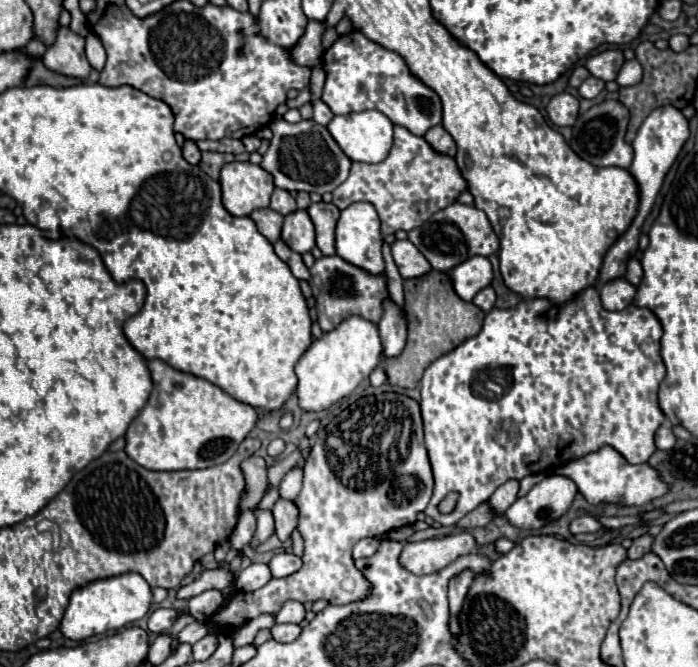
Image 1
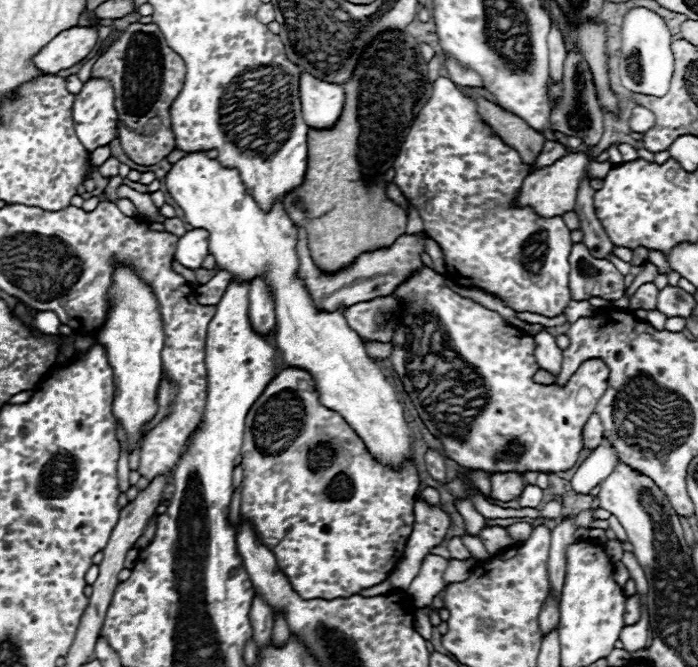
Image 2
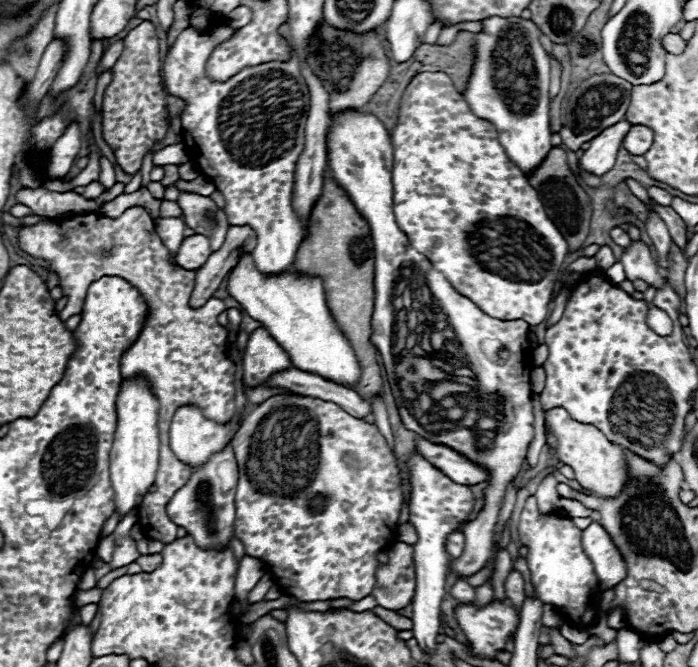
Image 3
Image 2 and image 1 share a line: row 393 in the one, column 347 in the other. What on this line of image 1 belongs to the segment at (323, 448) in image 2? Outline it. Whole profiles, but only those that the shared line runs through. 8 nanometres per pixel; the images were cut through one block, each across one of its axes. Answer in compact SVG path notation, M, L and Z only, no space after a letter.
M322 256L314 262L310 268L310 286L316 298L316 310L318 310L318 324L324 332L338 326L344 318L358 314L366 320L372 320L378 324L378 318L382 316L382 298L386 298L386 276L374 278L372 274L366 274L364 270L358 270L356 266L350 266L346 260L338 256Z

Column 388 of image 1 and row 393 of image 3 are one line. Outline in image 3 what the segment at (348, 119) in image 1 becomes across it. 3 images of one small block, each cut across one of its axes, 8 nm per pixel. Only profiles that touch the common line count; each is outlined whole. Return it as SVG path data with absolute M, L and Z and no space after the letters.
M144 380L122 382L116 398L118 428L110 450L110 484L114 486L114 510L124 518L130 510L140 508L144 494L156 480L158 470L158 400L148 390Z

